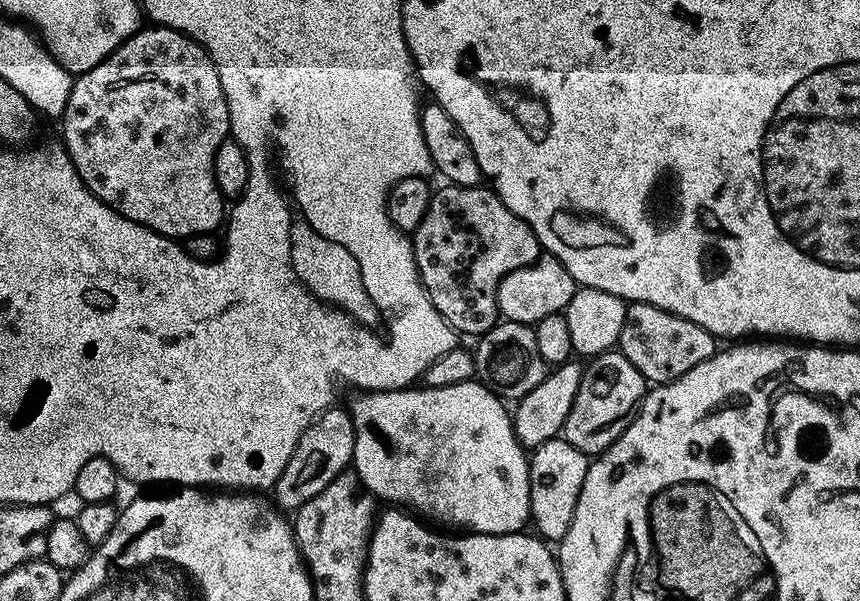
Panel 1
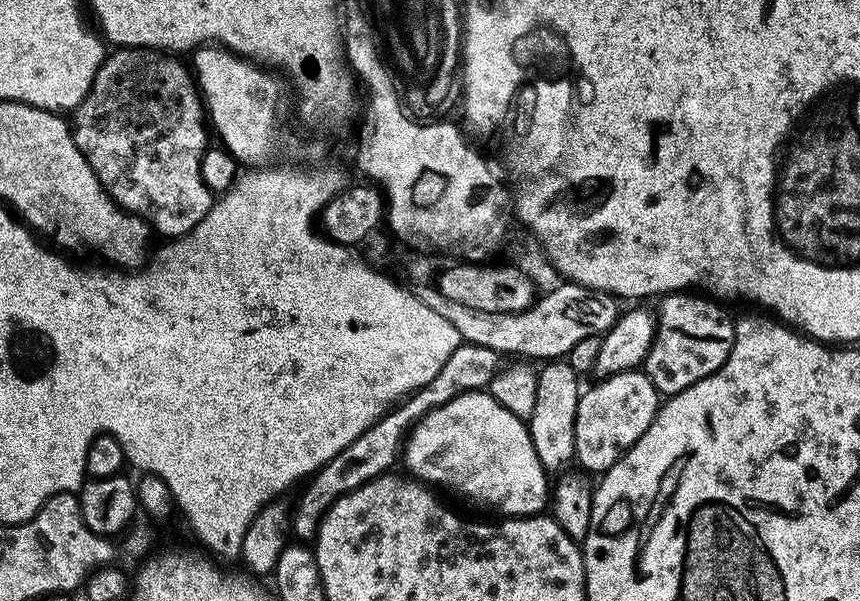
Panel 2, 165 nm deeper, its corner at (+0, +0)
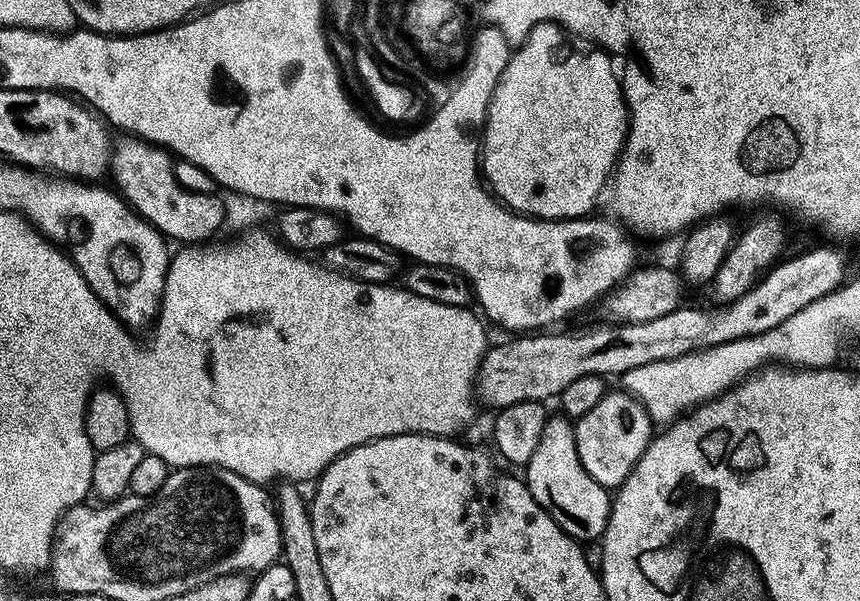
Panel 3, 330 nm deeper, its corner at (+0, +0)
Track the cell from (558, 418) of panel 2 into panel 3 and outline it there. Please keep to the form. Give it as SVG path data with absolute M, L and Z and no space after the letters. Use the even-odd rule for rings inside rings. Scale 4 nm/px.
M552 414L544 423L542 436L538 438L538 446L534 446L534 454L529 458L526 471L528 492L558 522L564 533L577 542L584 540L599 541L608 524L608 516L612 512L609 489L603 488L582 466L582 458L578 458L576 445L576 429L573 421L563 414Z

